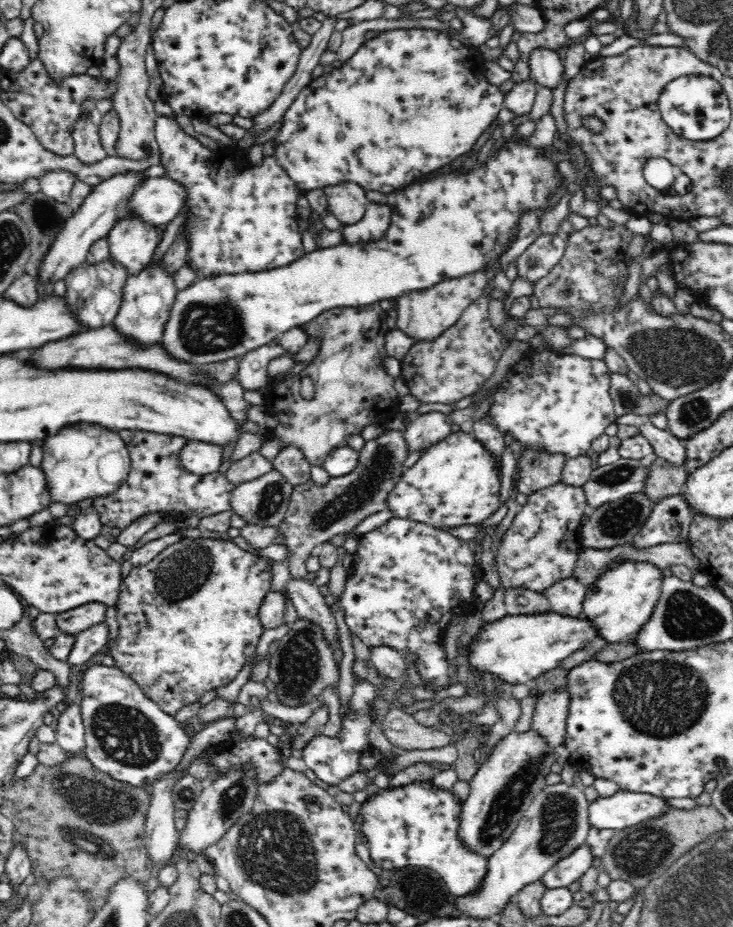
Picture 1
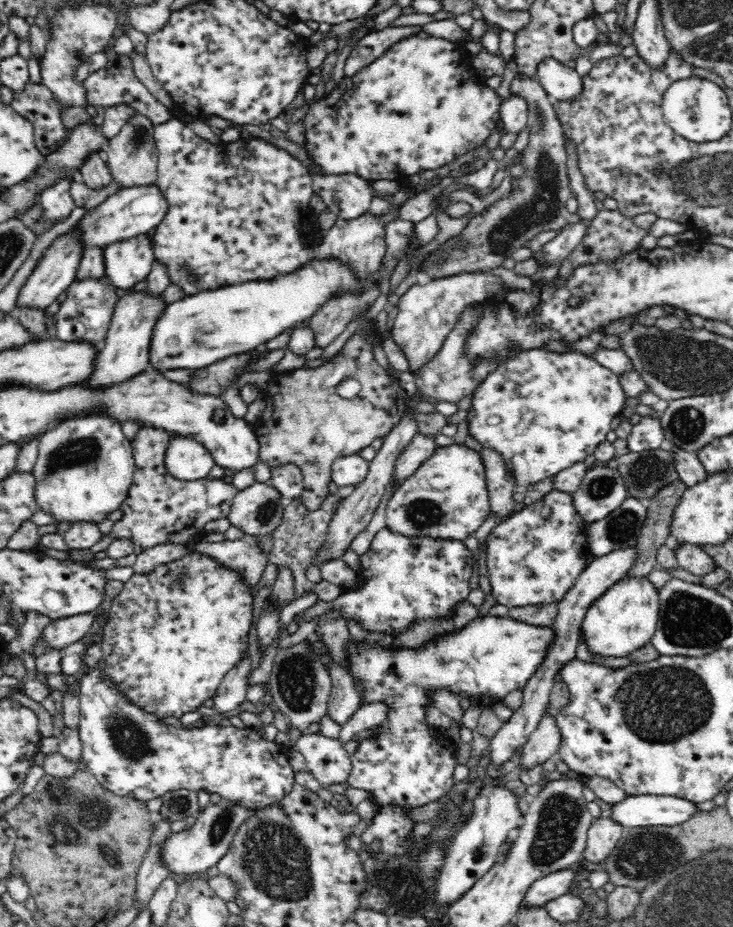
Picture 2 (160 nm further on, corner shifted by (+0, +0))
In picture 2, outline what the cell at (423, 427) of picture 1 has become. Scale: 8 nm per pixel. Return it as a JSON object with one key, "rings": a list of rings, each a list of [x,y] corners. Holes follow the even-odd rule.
{"rings":[[[418,433],[413,438],[406,450],[395,460],[394,472],[390,478],[390,481],[395,484],[393,492],[396,492],[406,482],[405,480],[410,478],[416,469],[434,454],[436,447],[433,437],[425,437]]]}

